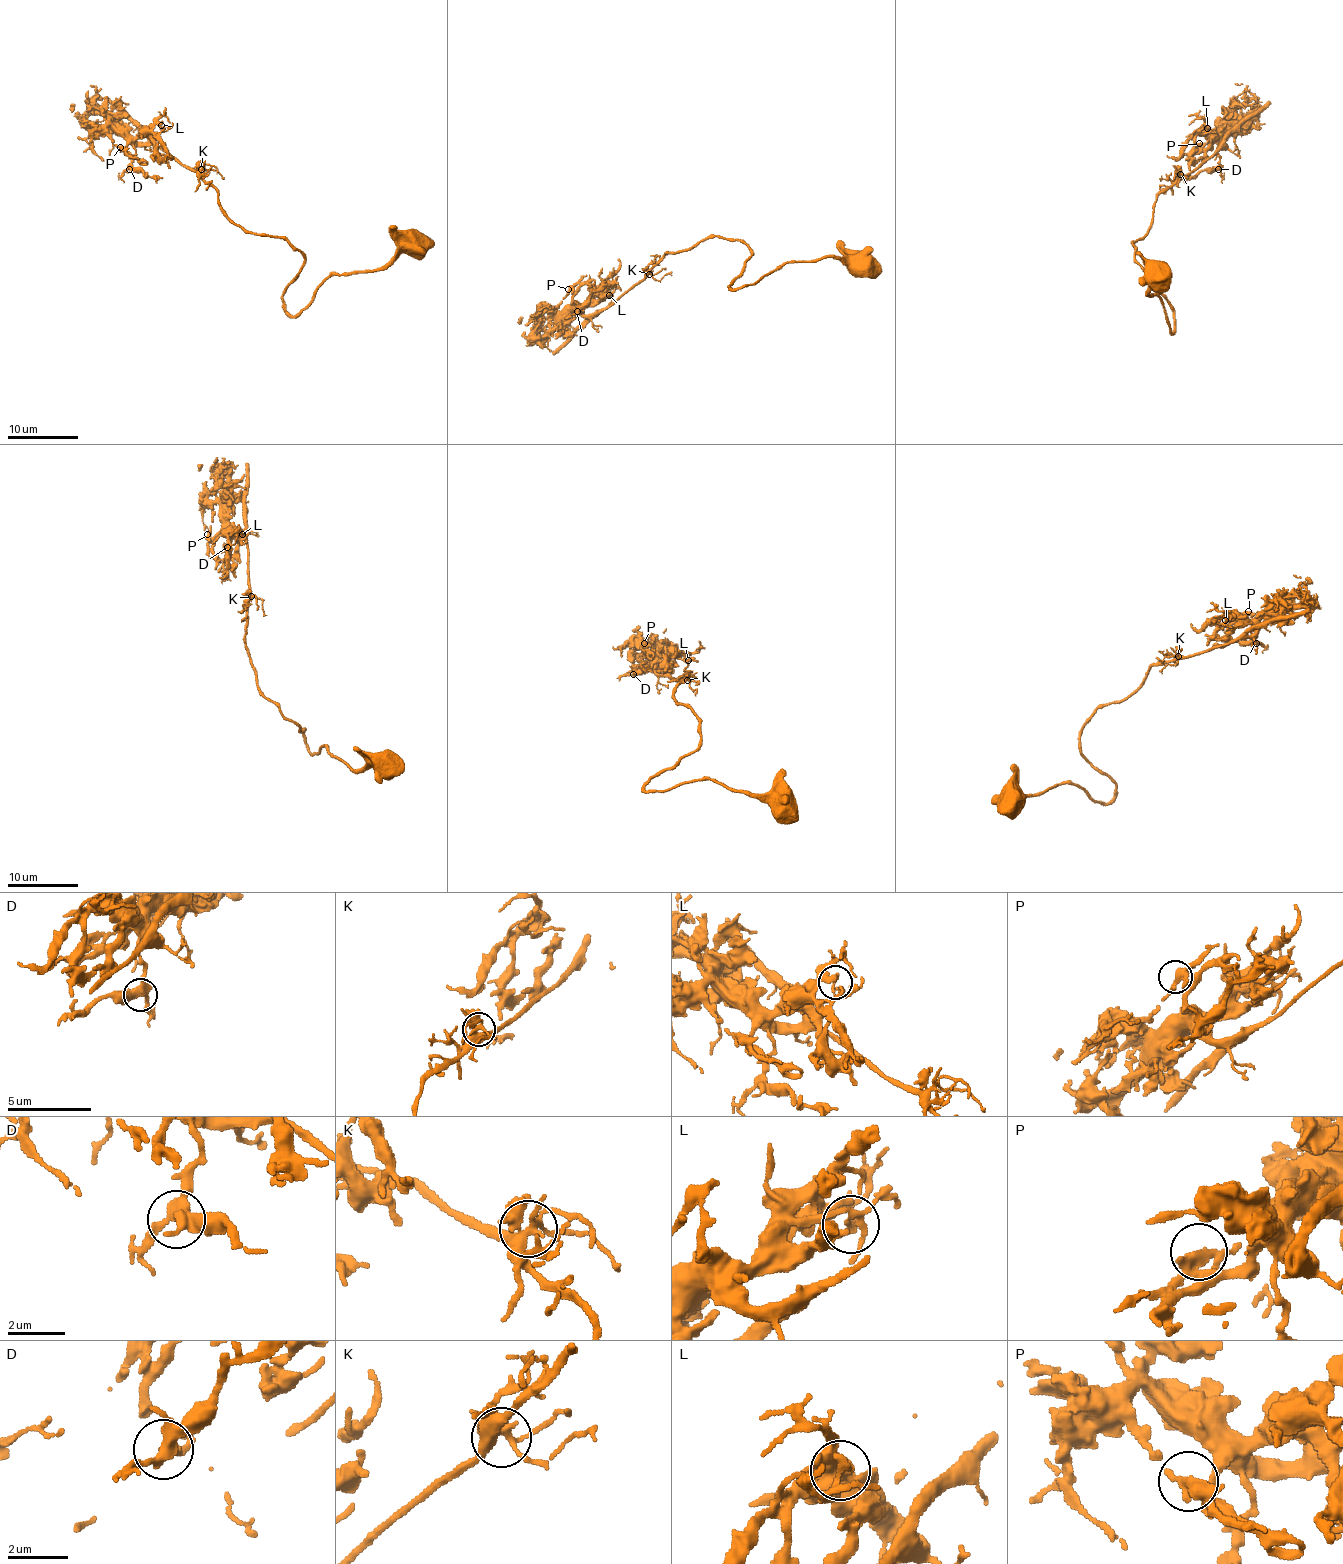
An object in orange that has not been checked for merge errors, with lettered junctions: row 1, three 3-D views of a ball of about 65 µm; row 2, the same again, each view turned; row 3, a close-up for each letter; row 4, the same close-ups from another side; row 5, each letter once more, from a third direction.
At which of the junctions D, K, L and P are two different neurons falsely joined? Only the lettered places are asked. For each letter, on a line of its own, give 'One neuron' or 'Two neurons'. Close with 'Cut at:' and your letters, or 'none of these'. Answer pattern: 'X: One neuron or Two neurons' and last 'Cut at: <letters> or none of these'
D: One neuron
K: One neuron
L: One neuron
P: One neuron
Cut at: none of these

